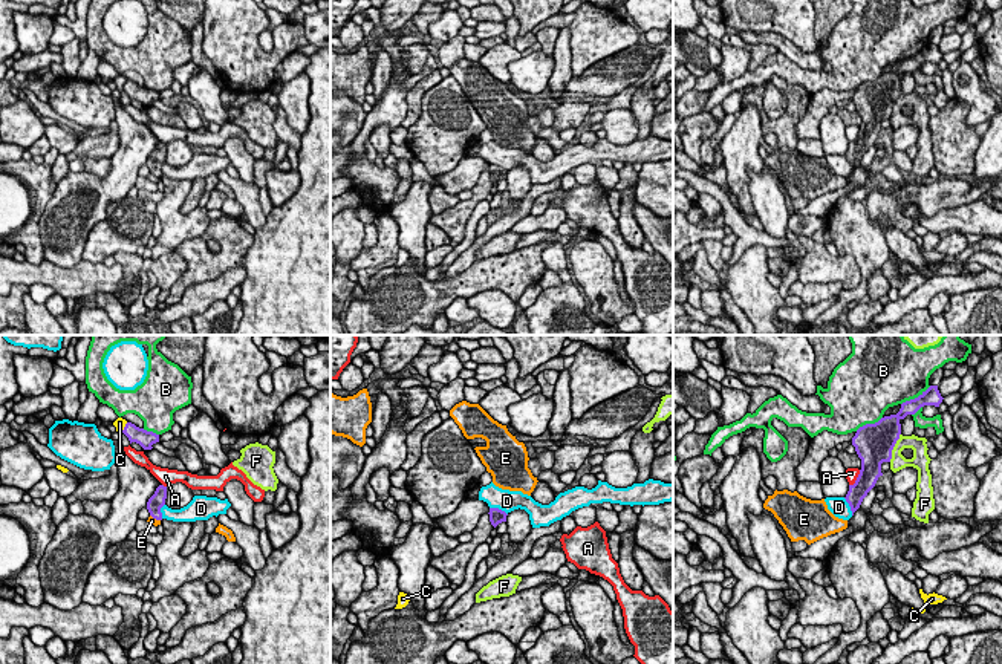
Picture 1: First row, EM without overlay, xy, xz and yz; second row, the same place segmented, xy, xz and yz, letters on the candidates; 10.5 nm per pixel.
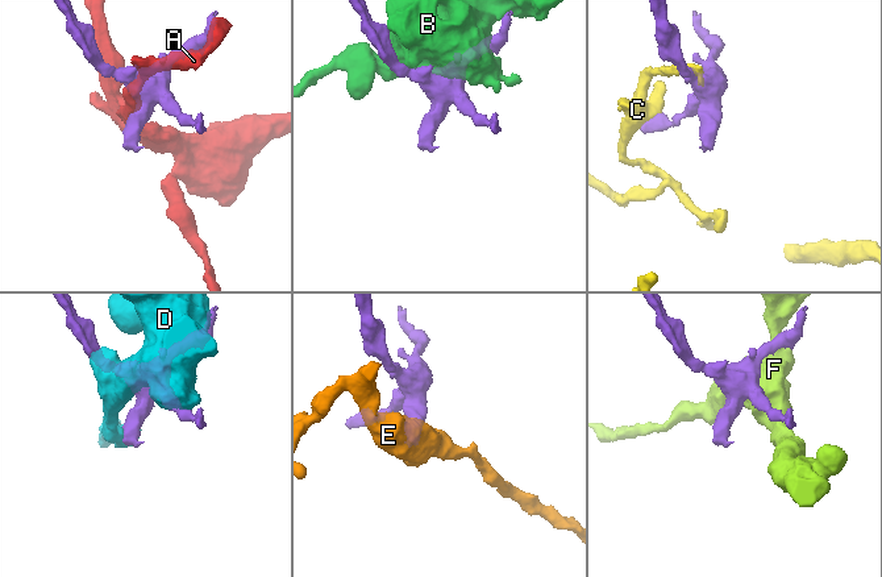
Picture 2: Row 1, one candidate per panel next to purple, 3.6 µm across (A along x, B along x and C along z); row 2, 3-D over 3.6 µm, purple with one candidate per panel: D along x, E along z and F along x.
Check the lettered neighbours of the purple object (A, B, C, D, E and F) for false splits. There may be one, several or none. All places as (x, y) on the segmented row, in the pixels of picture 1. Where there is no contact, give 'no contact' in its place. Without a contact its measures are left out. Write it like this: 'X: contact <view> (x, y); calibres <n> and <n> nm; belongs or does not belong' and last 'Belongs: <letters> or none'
A: contact yz (857, 479); calibres 220 and 130 nm; does not belong
B: contact yz (915, 398); calibres 190 and 480 nm; does not belong
C: contact xy (124, 427); calibres 170 and 120 nm; does not belong
D: contact xz (497, 508); calibres 160 and 240 nm; does not belong
E: contact xy (155, 517); calibres 160 and 70 nm; does not belong
F: contact yz (894, 445); calibres 420 and 160 nm; does not belong
Belongs: none

